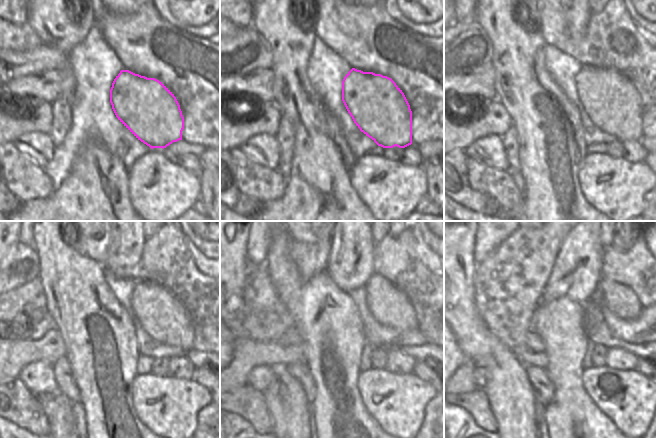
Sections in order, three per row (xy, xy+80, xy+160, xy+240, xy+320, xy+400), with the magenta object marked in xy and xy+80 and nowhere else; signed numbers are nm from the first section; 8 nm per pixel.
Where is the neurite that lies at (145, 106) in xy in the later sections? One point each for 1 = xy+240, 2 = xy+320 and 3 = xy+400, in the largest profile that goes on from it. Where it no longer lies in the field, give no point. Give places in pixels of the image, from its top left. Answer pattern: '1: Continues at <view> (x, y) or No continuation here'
1: Continues at xy+240 (163, 317)
2: Continues at xy+320 (390, 307)
3: Continues at xy+400 (621, 300)

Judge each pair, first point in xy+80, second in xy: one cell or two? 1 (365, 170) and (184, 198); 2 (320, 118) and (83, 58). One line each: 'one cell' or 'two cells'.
1: one cell
2: two cells

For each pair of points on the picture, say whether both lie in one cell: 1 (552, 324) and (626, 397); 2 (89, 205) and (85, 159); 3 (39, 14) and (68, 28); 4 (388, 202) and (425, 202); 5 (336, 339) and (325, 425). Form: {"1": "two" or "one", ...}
{"1": "two", "2": "one", "3": "one", "4": "two", "5": "one"}

